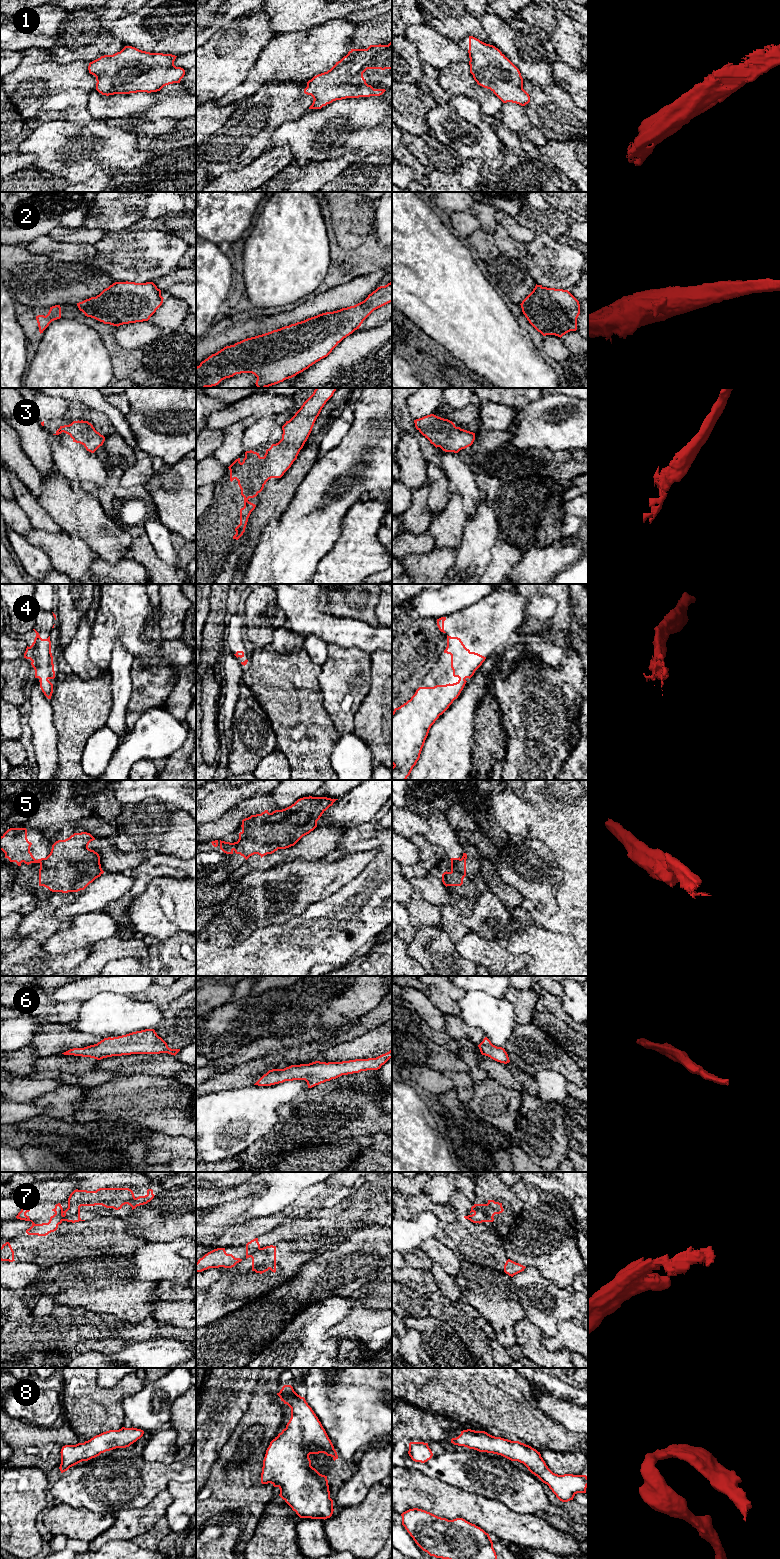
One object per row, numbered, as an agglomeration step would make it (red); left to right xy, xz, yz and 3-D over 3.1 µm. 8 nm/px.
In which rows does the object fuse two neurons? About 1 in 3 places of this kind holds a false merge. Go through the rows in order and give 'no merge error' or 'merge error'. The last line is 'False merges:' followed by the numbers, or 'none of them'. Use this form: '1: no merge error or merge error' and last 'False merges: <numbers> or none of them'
1: no merge error
2: no merge error
3: no merge error
4: no merge error
5: merge error
6: no merge error
7: merge error
8: no merge error
False merges: 5, 7

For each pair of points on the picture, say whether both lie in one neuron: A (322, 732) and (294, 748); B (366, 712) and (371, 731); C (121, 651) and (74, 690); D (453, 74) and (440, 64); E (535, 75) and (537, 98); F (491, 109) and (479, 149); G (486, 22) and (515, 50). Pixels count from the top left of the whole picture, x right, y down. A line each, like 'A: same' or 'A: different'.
A: same
B: same
C: different
D: different
E: different
F: different
G: same

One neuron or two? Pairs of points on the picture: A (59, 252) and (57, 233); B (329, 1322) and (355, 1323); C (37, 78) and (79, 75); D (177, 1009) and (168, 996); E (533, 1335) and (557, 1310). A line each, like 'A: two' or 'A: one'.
A: two
B: two
C: one
D: two
E: two

